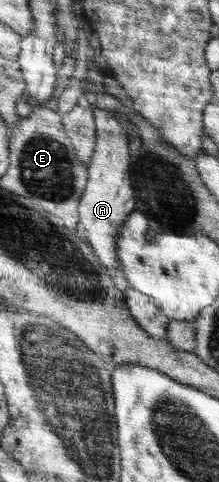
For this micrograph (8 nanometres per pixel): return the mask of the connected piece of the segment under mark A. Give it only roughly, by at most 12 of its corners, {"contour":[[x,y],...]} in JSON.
{"contour":[[96,109],[77,208],[86,242],[125,296],[115,248],[135,210],[129,138]]}

